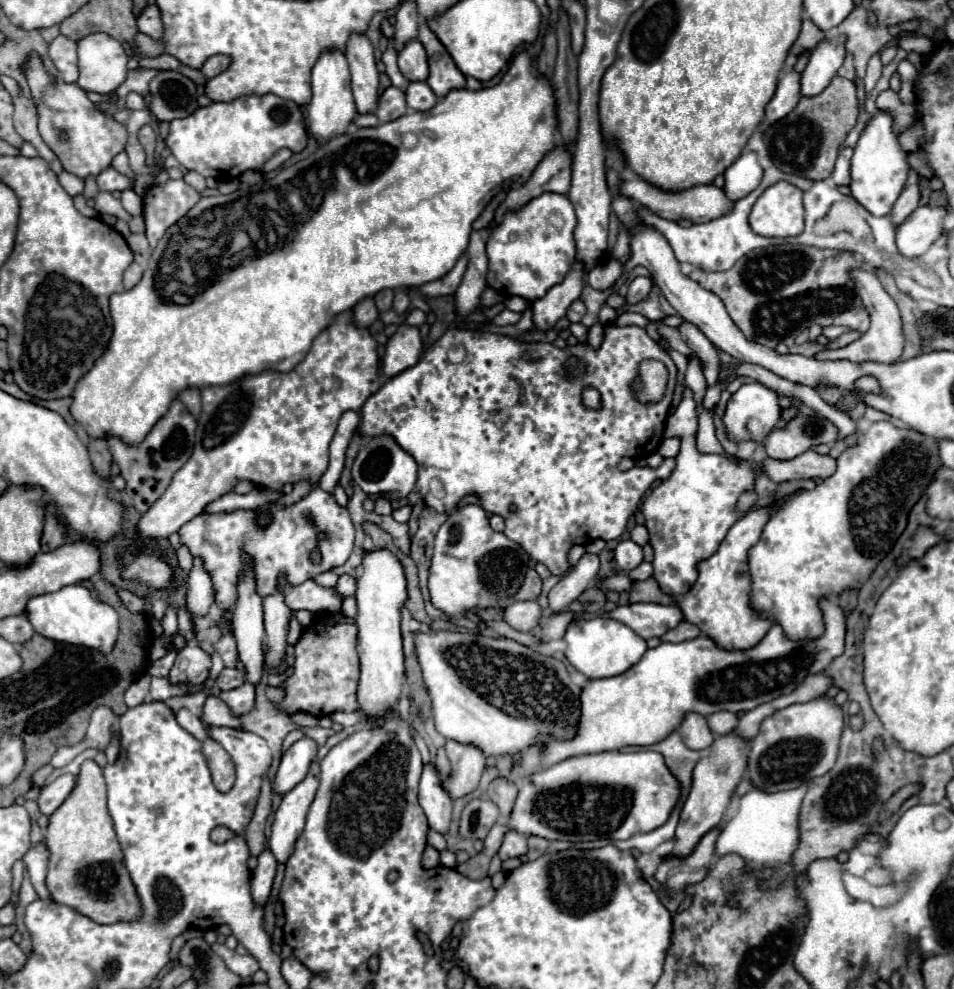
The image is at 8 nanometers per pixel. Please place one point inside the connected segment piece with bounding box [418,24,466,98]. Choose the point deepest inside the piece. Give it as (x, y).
(444, 75)

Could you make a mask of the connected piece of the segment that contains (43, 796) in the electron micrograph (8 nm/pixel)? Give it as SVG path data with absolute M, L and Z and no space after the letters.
M64 774L58 780L54 780L52 784L46 784L40 788L40 796L38 796L38 810L46 816L50 816L64 800L66 796L72 792L74 786L74 776L72 774Z

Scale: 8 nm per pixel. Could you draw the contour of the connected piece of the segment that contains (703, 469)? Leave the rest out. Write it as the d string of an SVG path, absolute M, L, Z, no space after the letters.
M684 386L682 402L666 422L666 432L680 436L682 448L676 456L674 472L656 486L642 504L646 518L644 526L650 534L650 546L654 550L654 578L662 592L670 596L684 596L698 580L698 564L708 560L724 540L730 526L740 518L736 508L738 498L752 490L758 472L746 460L728 460L722 454L700 454L696 450L696 400L688 386Z

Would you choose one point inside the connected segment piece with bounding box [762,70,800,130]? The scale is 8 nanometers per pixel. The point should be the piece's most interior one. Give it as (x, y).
(787, 94)

